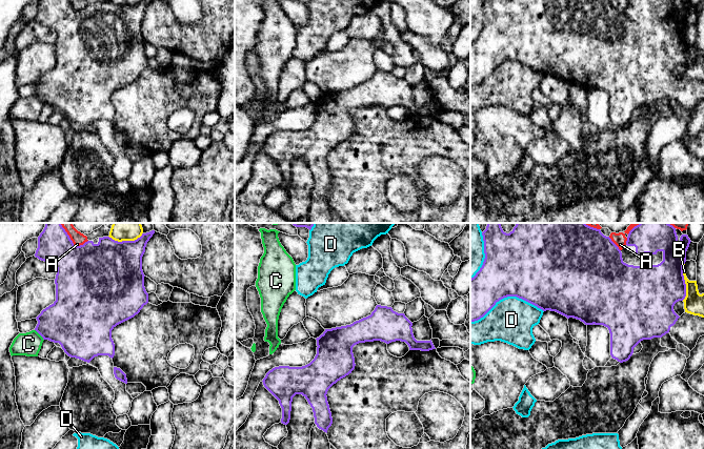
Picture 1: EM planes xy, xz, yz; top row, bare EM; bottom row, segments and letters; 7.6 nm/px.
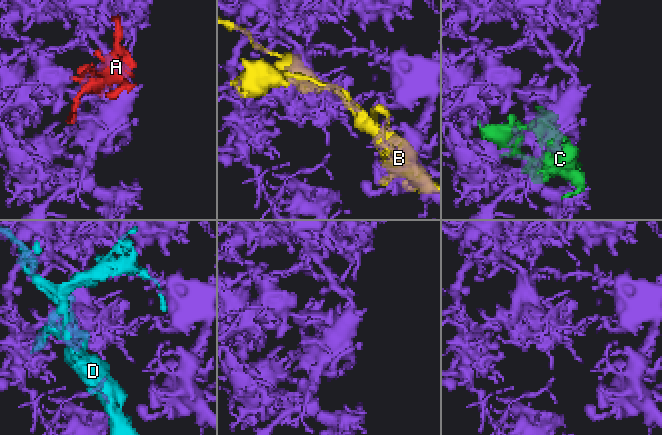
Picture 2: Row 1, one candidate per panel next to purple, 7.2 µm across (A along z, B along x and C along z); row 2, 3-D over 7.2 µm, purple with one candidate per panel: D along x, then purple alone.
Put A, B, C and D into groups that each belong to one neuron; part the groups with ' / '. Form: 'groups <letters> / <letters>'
groups A / B / C / D

